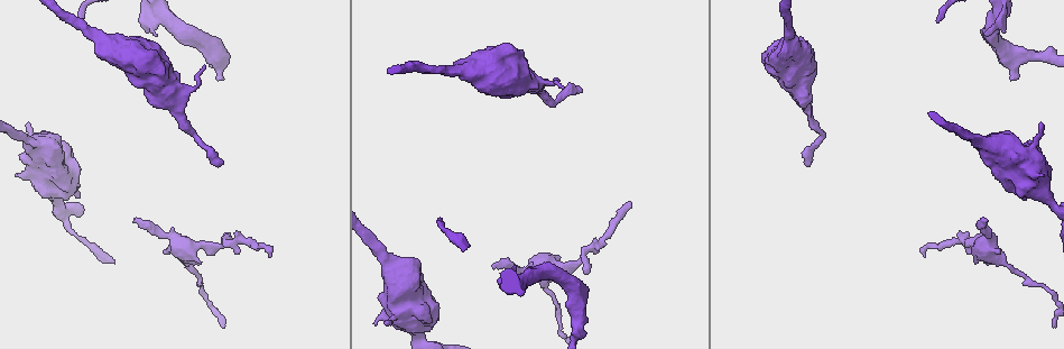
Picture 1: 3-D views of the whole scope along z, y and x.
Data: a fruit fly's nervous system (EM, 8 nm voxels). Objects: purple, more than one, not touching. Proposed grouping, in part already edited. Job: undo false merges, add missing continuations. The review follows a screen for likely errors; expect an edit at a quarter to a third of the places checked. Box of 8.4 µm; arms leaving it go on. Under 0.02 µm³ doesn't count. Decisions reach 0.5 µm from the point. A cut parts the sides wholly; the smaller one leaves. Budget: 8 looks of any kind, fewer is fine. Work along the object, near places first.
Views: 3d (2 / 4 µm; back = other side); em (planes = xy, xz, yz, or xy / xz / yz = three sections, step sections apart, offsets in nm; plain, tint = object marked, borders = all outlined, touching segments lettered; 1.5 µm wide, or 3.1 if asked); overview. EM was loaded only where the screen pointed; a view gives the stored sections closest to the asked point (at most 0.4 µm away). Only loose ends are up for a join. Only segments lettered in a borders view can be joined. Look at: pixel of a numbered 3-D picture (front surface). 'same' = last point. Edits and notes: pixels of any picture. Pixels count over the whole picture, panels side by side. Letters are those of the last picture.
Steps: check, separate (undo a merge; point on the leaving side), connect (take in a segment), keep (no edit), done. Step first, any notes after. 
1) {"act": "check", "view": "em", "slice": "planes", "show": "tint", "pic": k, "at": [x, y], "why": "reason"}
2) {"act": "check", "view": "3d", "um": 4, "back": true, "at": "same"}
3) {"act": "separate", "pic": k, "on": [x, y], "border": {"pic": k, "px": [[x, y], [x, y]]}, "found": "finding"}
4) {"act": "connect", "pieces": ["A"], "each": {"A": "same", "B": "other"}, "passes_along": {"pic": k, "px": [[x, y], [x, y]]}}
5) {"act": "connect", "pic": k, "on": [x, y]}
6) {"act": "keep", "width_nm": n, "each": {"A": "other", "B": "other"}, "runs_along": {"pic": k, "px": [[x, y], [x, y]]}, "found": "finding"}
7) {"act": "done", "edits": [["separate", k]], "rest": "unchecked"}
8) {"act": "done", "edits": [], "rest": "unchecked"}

{"act": "check", "view": "em", "slice": "yz", "step": 8, "show": "tint", "pic": 1, "at": [268, 254], "why": "free end"}

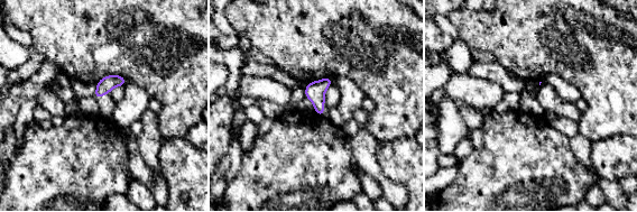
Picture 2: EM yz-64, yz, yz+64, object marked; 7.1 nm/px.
{"act": "check", "view": "em", "slice": "planes", "show": "borders", "at": "same"}

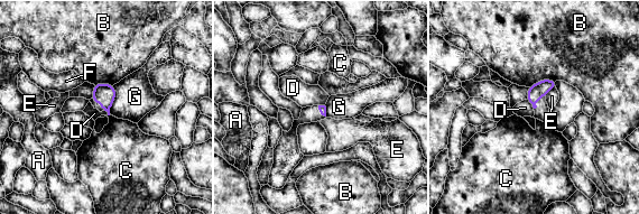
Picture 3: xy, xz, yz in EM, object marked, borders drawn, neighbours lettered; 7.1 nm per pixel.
{"act": "keep", "each": {"A": "other", "B": "other", "C": "other", "D": "other", "E": "other", "F": "other", "G": "other"}, "border": {"pic": 3, "px": [[527, 99], [534, 108]]}, "found": "none of them fits"}

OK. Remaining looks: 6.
{"act": "check", "view": "3d", "um": 4, "pic": 1, "at": [222, 163], "why": "free end"}

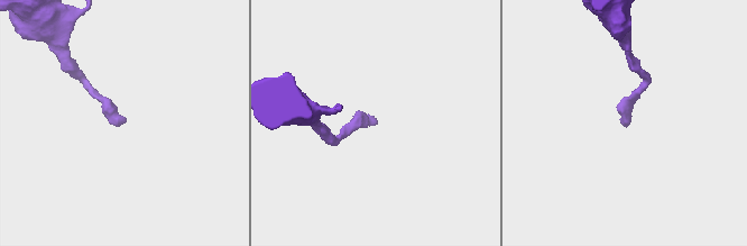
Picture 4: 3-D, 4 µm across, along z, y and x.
{"act": "check", "view": "em", "slice": "yz", "step": 8, "show": "borders", "pic": 4, "at": [375, 121]}

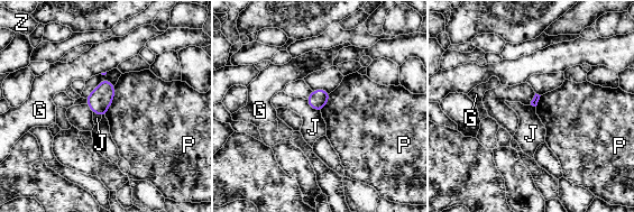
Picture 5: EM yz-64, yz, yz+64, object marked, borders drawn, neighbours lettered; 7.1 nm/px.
{"act": "check", "view": "em", "slice": "xz", "step": 4, "show": "borders", "at": "same"}

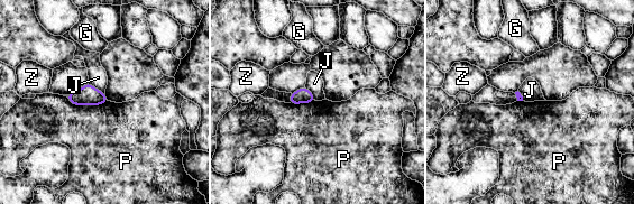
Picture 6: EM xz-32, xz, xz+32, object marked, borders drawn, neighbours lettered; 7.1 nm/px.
{"act": "keep", "each": {"G": "other", "J": "other", "P": "other", "Z": "other"}, "border": {"pic": 6, "px": [[65, 96], [75, 104], [107, 101]]}, "found": "none of them fits"}

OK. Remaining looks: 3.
{"act": "check", "view": "em", "slice": "planes", "show": "borders", "pic": 1, "at": [133, 219], "why": "tapers out"}

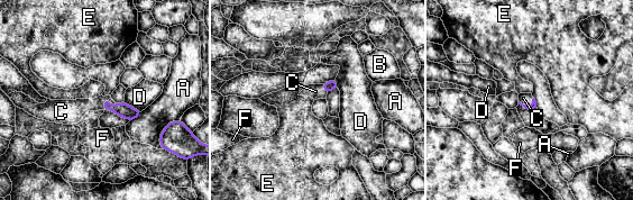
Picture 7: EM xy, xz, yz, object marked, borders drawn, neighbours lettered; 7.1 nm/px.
{"act": "connect", "pieces": ["C"], "each": {"A": "other", "B": "other", "C": "same", "D": "other", "E": "other", "F": "other"}, "found": "the cell continues"}

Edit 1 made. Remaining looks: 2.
{"act": "done", "edits": [["connect", 7]], "rest": "unchecked"}

